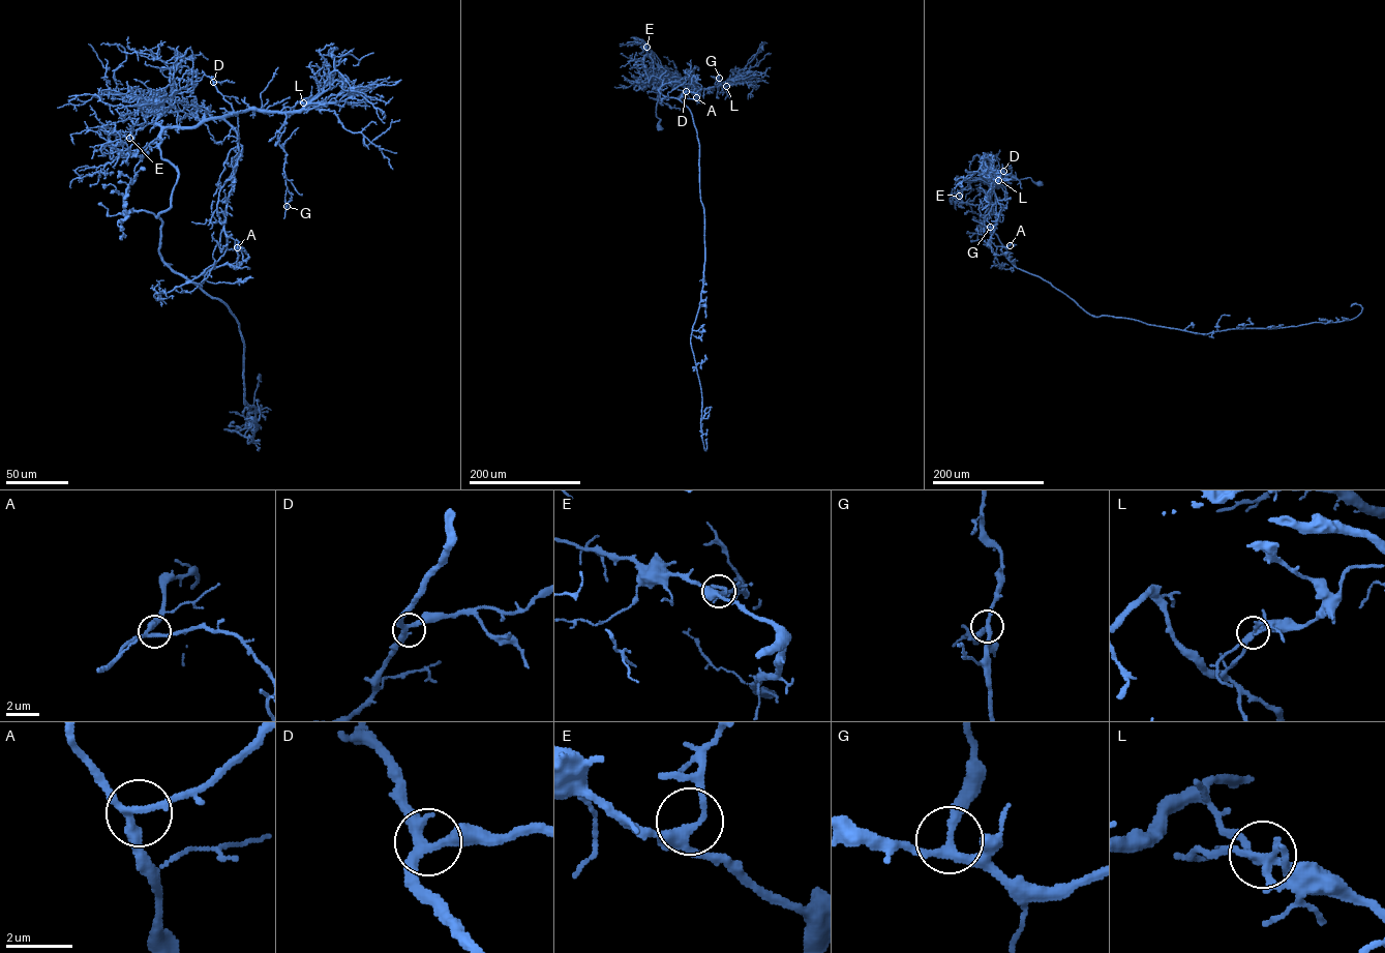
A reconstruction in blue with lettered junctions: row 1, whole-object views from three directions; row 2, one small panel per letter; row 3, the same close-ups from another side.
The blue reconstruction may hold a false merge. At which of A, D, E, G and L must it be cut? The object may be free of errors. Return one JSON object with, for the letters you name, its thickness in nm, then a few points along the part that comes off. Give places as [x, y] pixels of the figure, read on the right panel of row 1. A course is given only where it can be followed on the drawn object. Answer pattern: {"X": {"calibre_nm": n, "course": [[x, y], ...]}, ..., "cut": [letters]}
{"L": {"calibre_nm": 240}, "cut": ["L"]}

